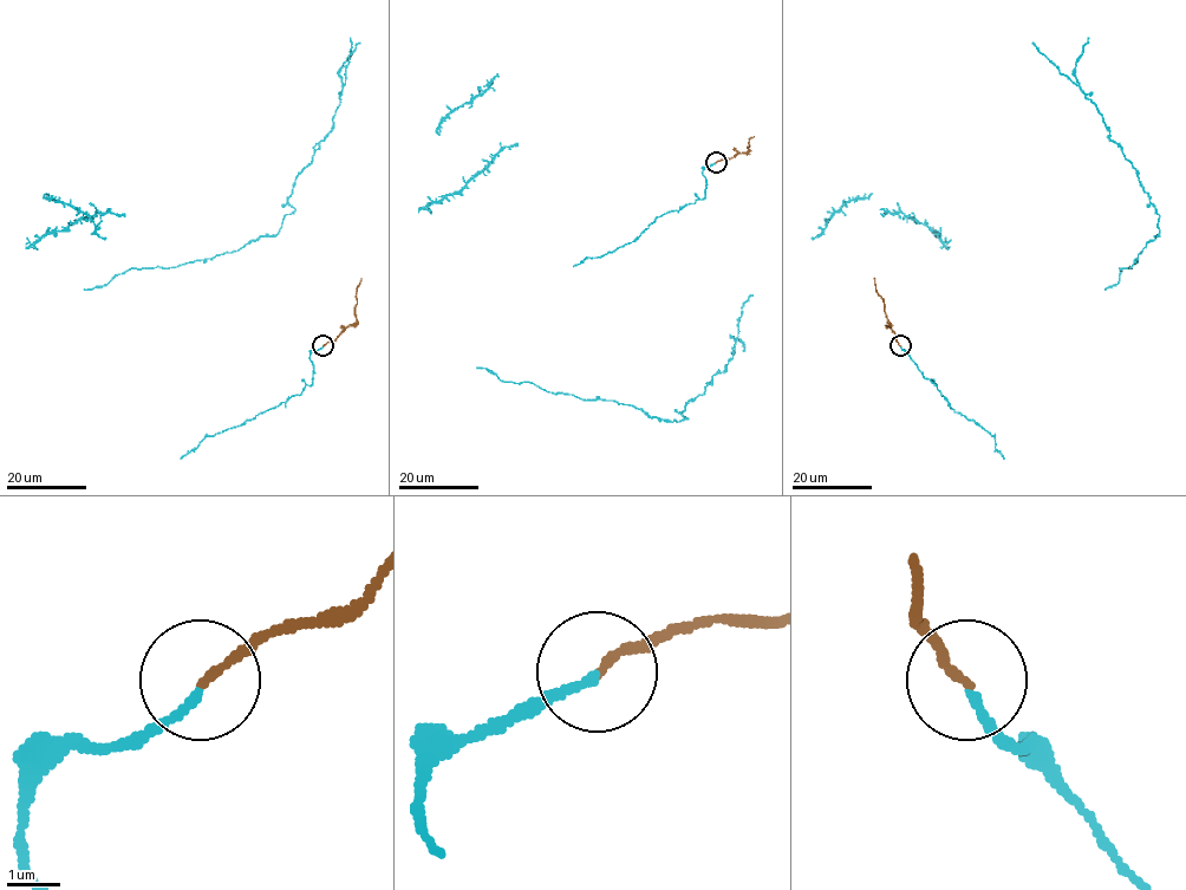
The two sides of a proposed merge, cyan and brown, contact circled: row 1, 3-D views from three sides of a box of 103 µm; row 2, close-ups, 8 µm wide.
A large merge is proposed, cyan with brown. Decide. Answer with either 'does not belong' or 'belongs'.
does not belong

